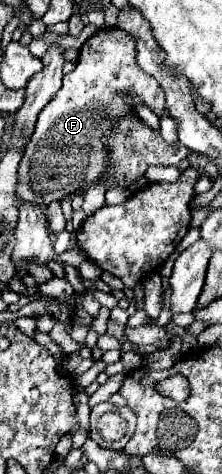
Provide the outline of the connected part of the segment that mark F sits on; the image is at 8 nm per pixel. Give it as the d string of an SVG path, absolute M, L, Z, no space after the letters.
M117 27L101 29L83 43L77 67L63 77L61 89L39 113L35 133L19 164L17 197L35 205L49 205L99 181L99 173L107 169L107 129L119 117L137 113L127 93L137 95L155 115L167 115L161 85L155 77L147 77L135 61L135 39Z

